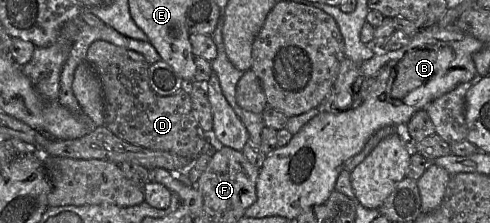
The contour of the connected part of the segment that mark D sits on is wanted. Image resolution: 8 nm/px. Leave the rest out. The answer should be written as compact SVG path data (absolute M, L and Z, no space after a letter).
M94 41L87 51L87 62L96 72L103 92L105 126L117 137L138 146L196 159L209 150L206 134L199 127L187 90L170 96L153 92L149 82L150 64L138 52L110 42Z

